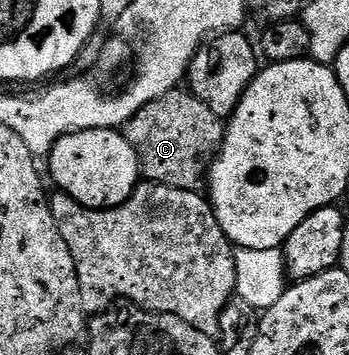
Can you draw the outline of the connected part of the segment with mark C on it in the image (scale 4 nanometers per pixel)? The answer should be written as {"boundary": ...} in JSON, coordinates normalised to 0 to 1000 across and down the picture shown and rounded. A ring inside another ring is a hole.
{"boundary":[[[501,245],[481,268],[458,268],[458,279],[436,279],[355,355],[367,403],[378,403],[378,425],[395,439],[395,470],[418,510],[441,510],[453,521],[479,521],[507,532],[570,530],[567,518],[593,507],[602,462],[625,439],[636,417],[636,386],[648,375],[639,332],[622,330],[607,301],[585,301],[573,279],[521,245]]]}

